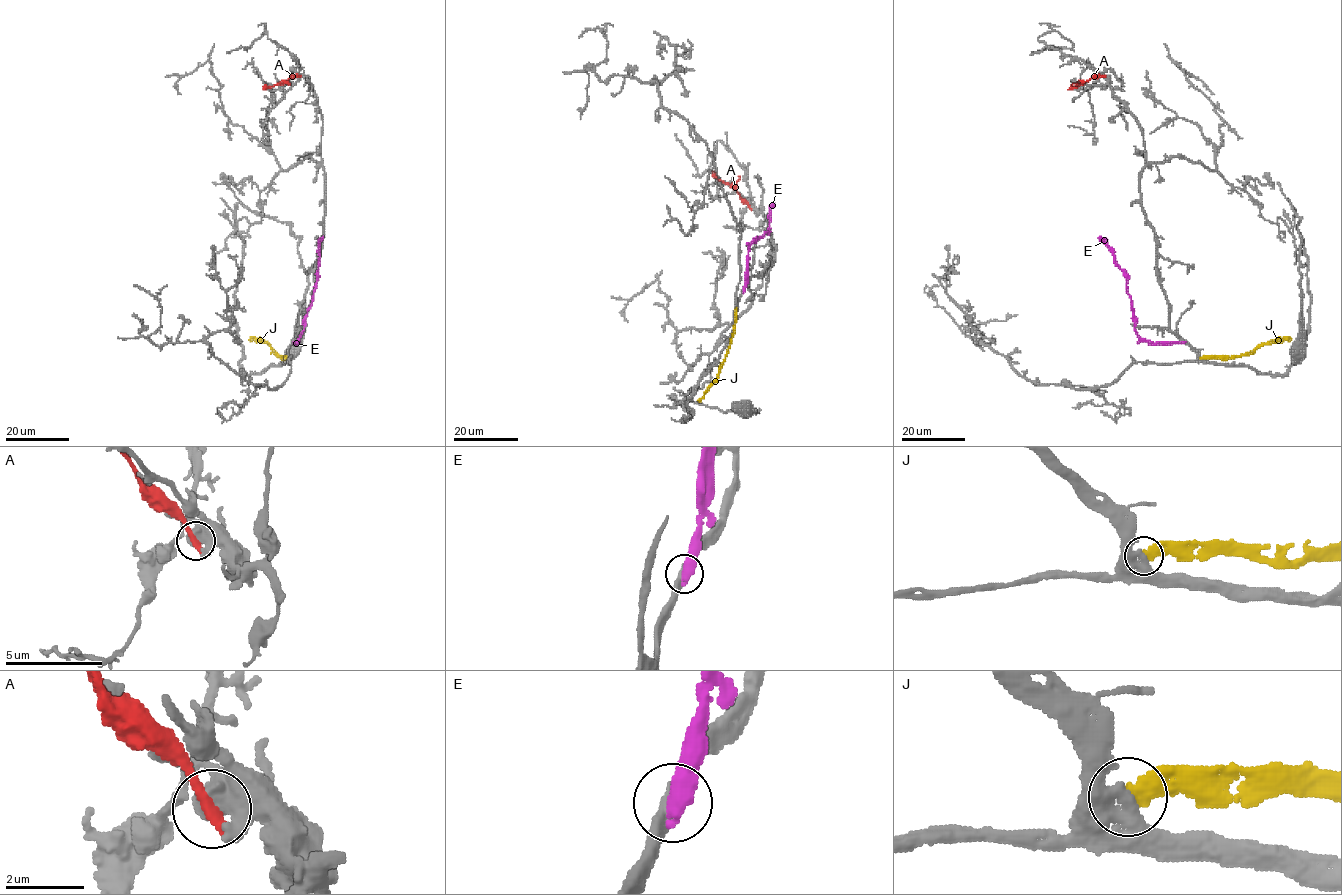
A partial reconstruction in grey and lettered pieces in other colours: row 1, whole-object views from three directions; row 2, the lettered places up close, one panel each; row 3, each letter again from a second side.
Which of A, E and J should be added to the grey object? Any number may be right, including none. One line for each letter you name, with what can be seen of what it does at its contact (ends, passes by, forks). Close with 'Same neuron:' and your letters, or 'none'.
Same neuron: none

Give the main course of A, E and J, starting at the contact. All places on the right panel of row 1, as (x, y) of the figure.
A: (1103, 75), (1094, 75), (1068, 90)
E: (1184, 341), (1147, 342), (1140, 338), (1134, 327), (1126, 274), (1115, 260), (1114, 252), (1098, 237)
J: (1201, 358), (1225, 359), (1250, 353), (1274, 340), (1290, 340)

